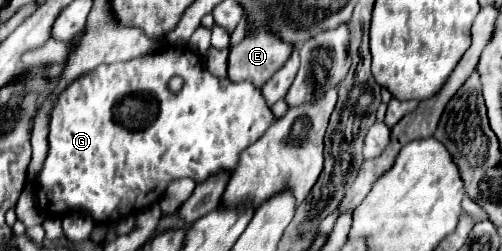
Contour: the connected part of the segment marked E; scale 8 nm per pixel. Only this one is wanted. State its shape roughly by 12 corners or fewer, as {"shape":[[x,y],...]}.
{"shape":[[252,32],[230,48],[228,78],[258,88],[294,44]]}

